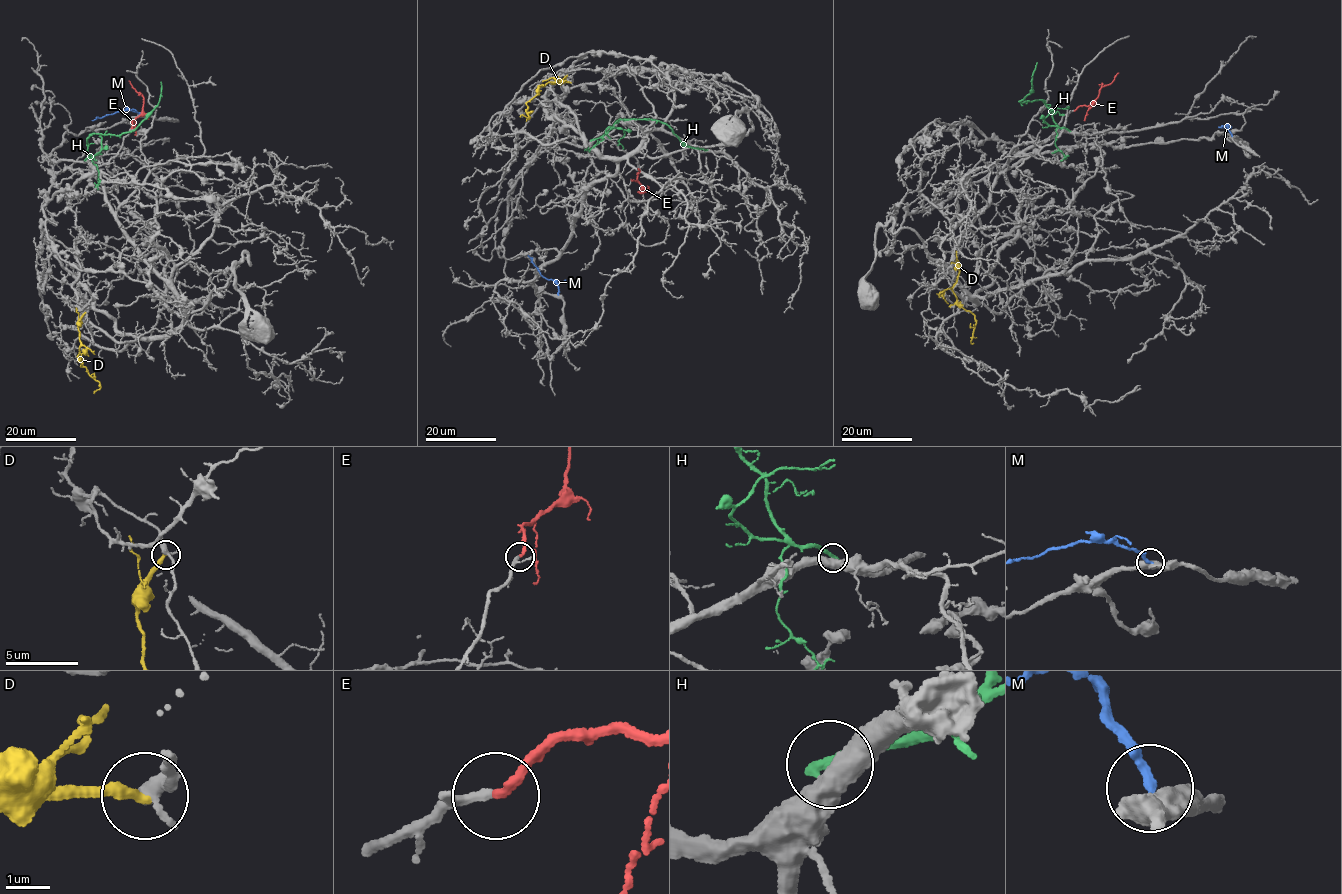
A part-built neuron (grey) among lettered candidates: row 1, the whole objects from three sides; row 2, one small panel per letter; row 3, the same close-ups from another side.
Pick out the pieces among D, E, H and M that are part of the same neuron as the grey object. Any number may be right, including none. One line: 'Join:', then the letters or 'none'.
Join: E

